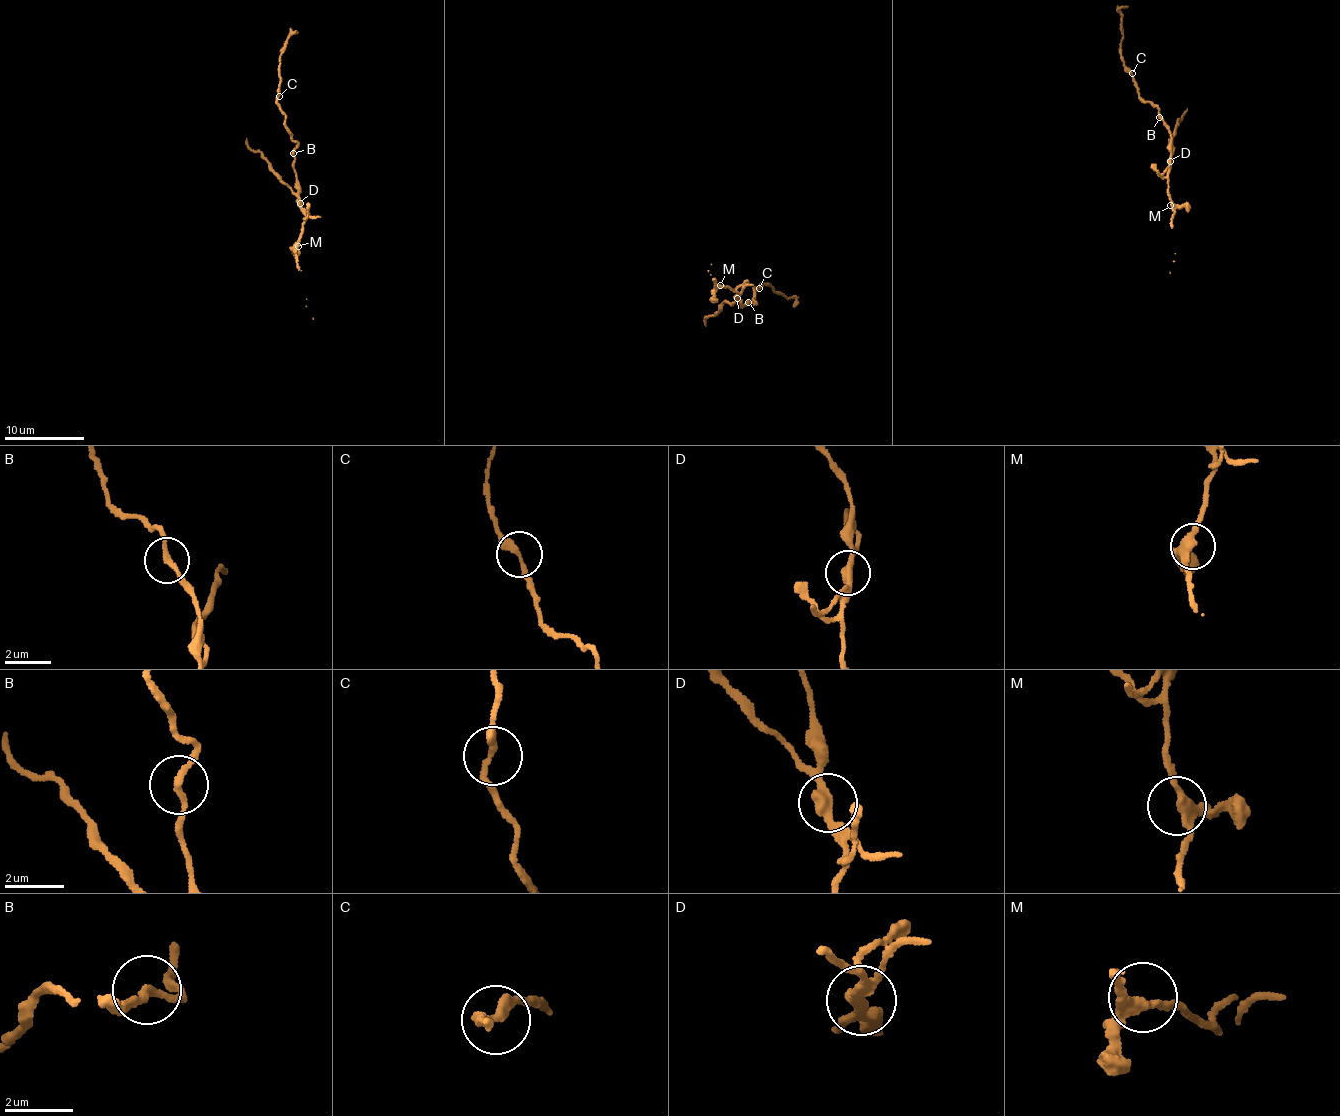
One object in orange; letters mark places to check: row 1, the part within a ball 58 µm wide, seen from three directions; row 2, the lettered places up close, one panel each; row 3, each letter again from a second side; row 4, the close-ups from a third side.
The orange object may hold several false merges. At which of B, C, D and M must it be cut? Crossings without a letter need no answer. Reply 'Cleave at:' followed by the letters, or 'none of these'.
Cleave at: D

